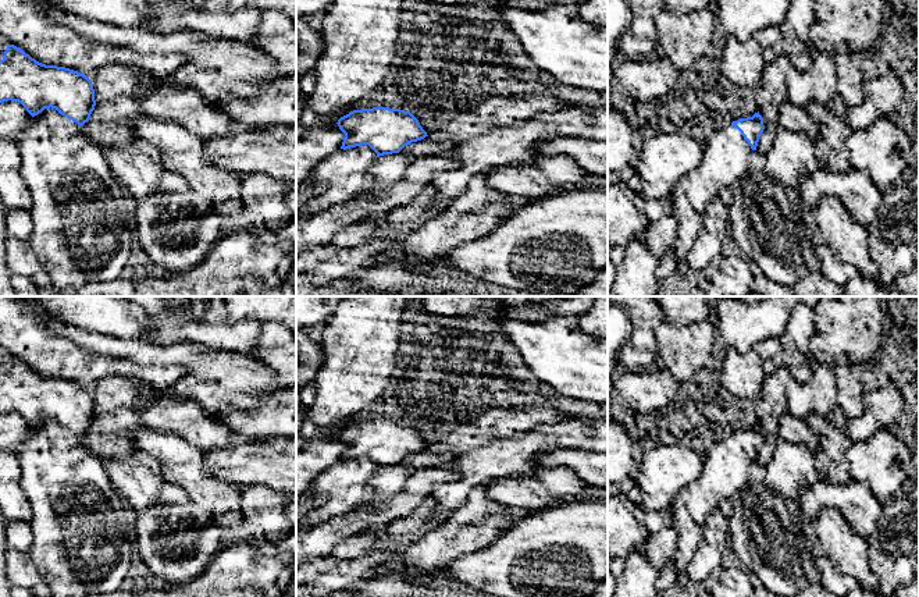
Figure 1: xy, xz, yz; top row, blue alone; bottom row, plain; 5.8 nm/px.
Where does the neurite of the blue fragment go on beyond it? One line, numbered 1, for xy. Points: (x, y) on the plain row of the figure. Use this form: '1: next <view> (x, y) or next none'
1: next xy (4, 356)

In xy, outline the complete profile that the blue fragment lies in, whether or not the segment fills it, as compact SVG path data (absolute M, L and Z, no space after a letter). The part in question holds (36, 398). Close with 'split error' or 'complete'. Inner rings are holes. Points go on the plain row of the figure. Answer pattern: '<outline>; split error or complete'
M3 353L0 362L0 415L8 412L21 415L32 429L44 420L56 420L79 438L90 431L96 417L95 401L89 388L65 379L42 376L21 359Z; split error

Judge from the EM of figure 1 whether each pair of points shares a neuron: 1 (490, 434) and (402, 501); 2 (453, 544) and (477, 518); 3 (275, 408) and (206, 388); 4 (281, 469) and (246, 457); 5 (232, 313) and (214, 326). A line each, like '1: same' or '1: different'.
1: different
2: same
3: same
4: same
5: different

